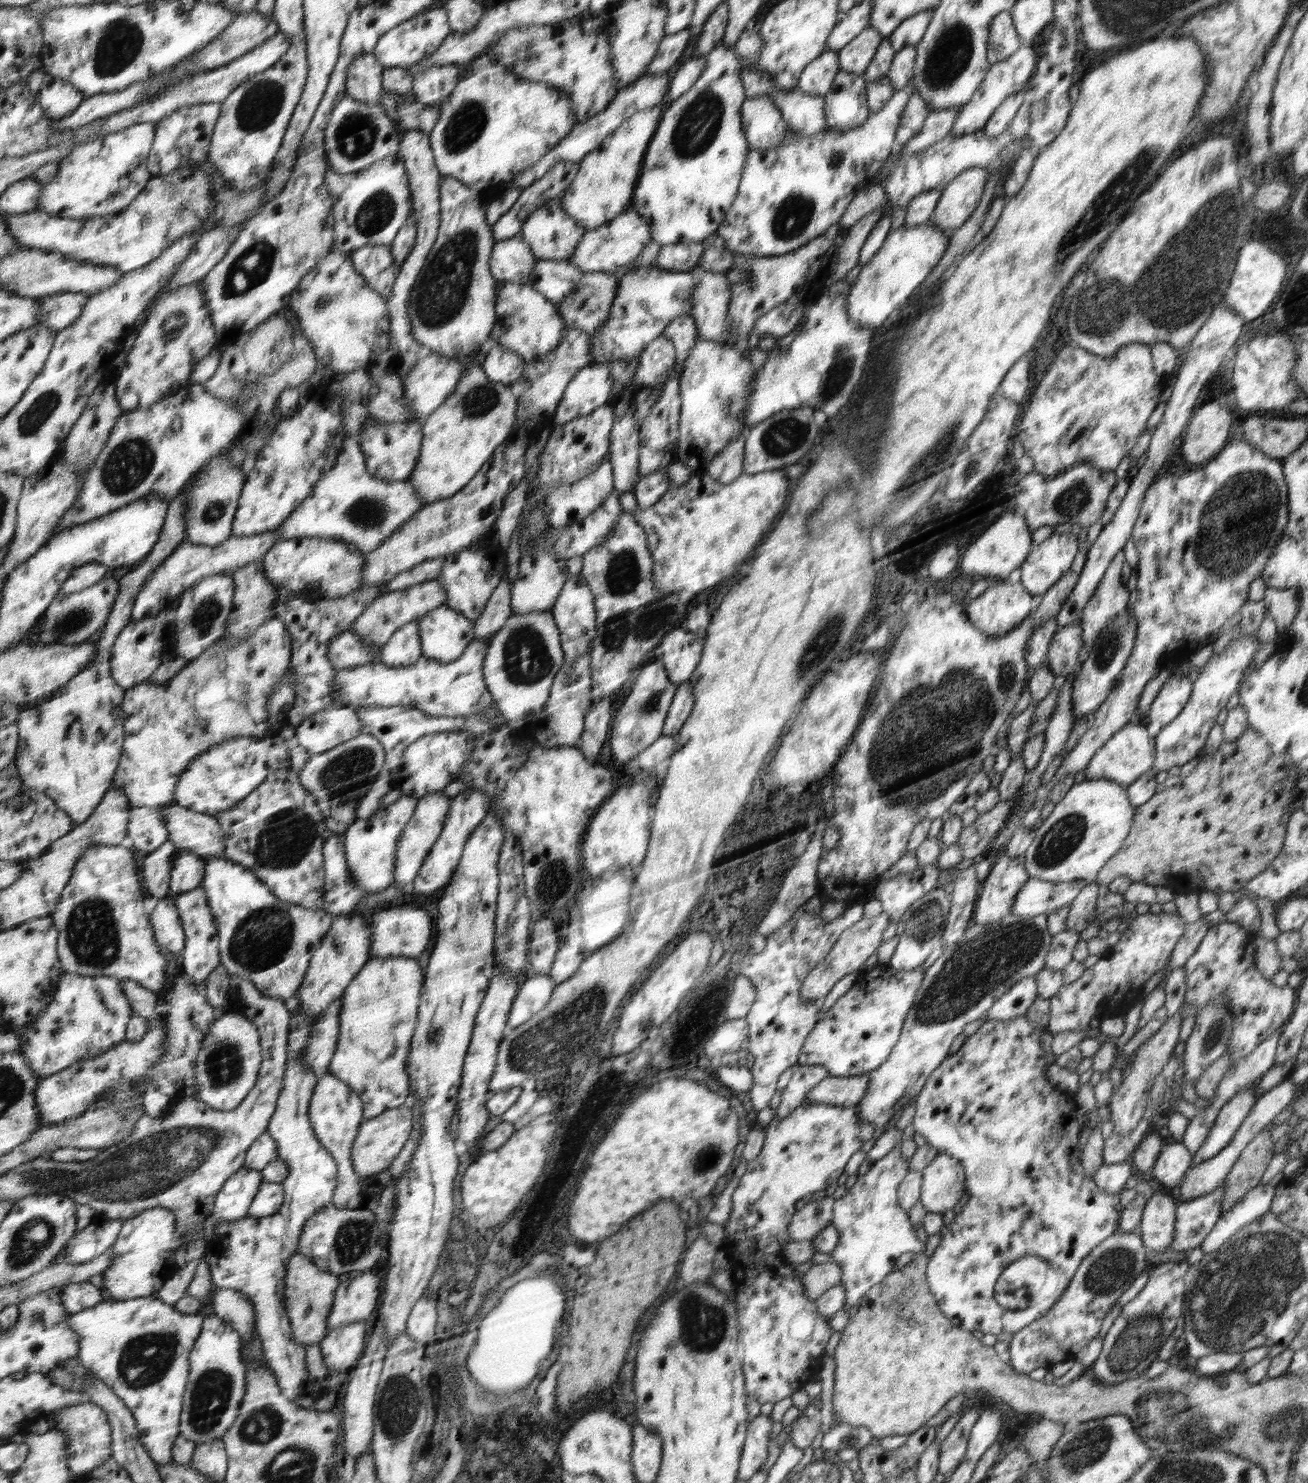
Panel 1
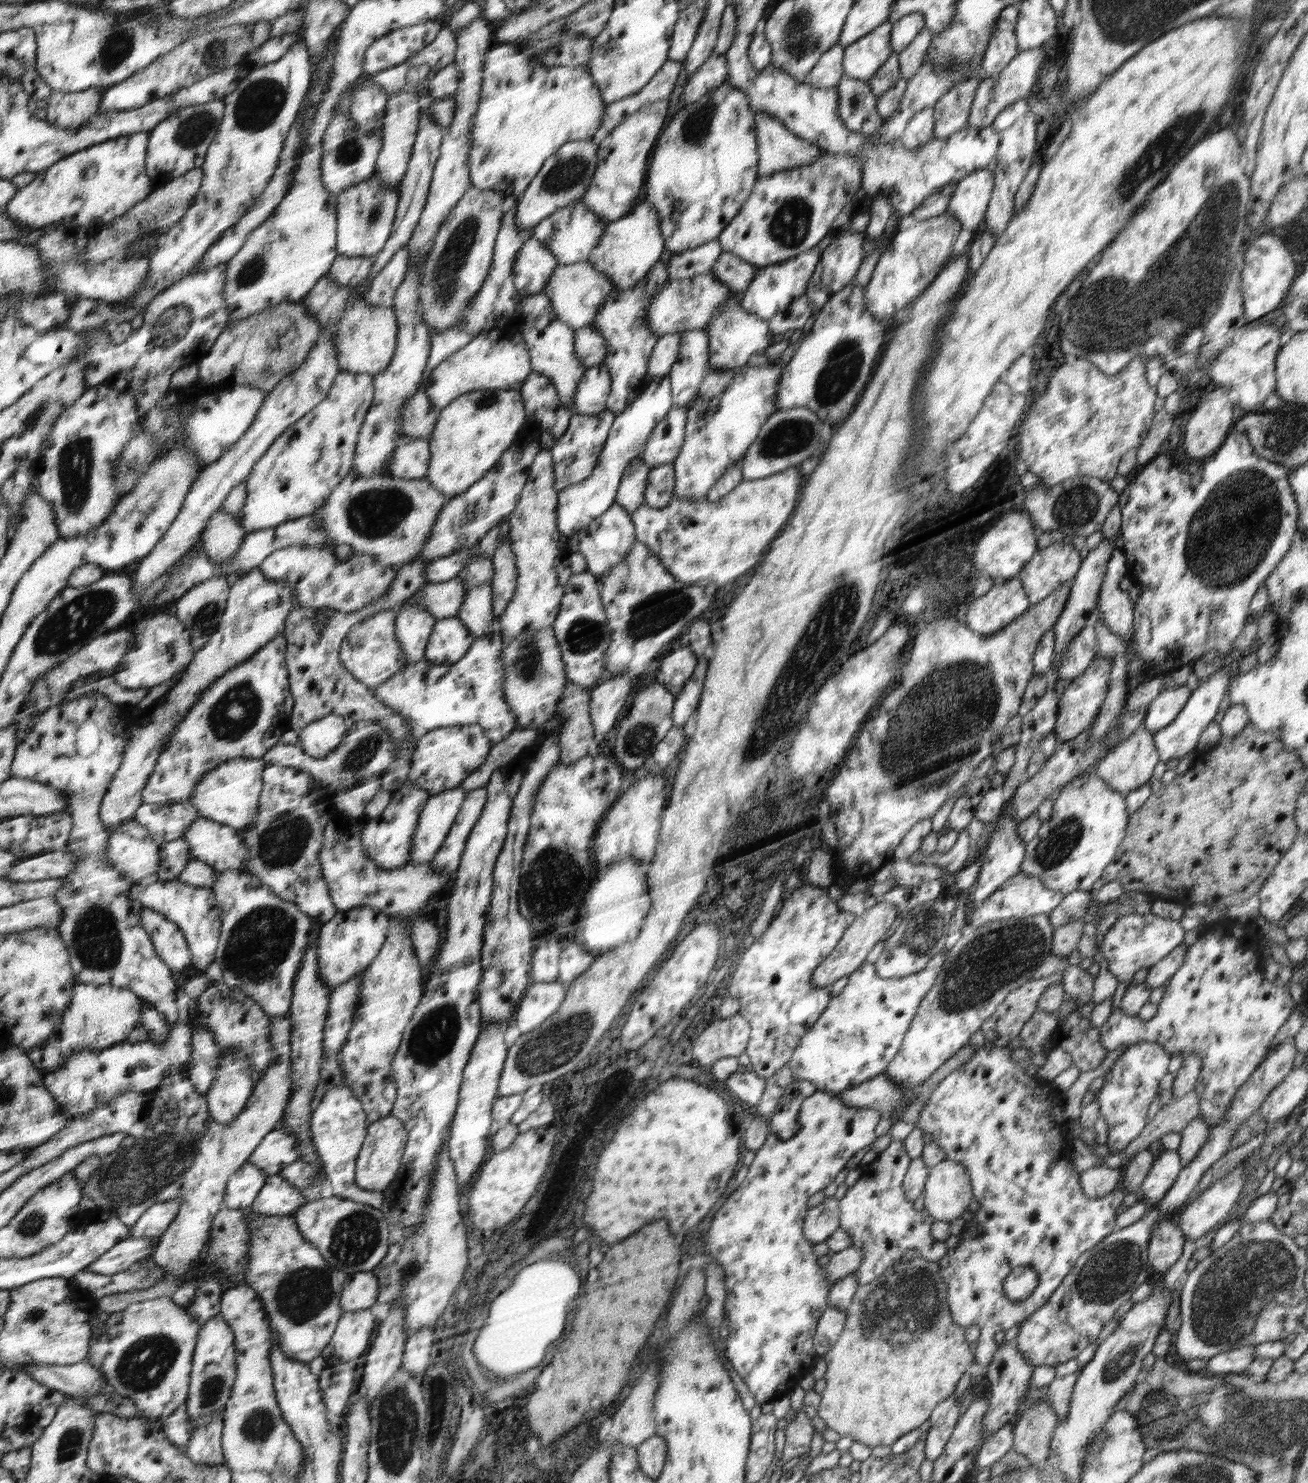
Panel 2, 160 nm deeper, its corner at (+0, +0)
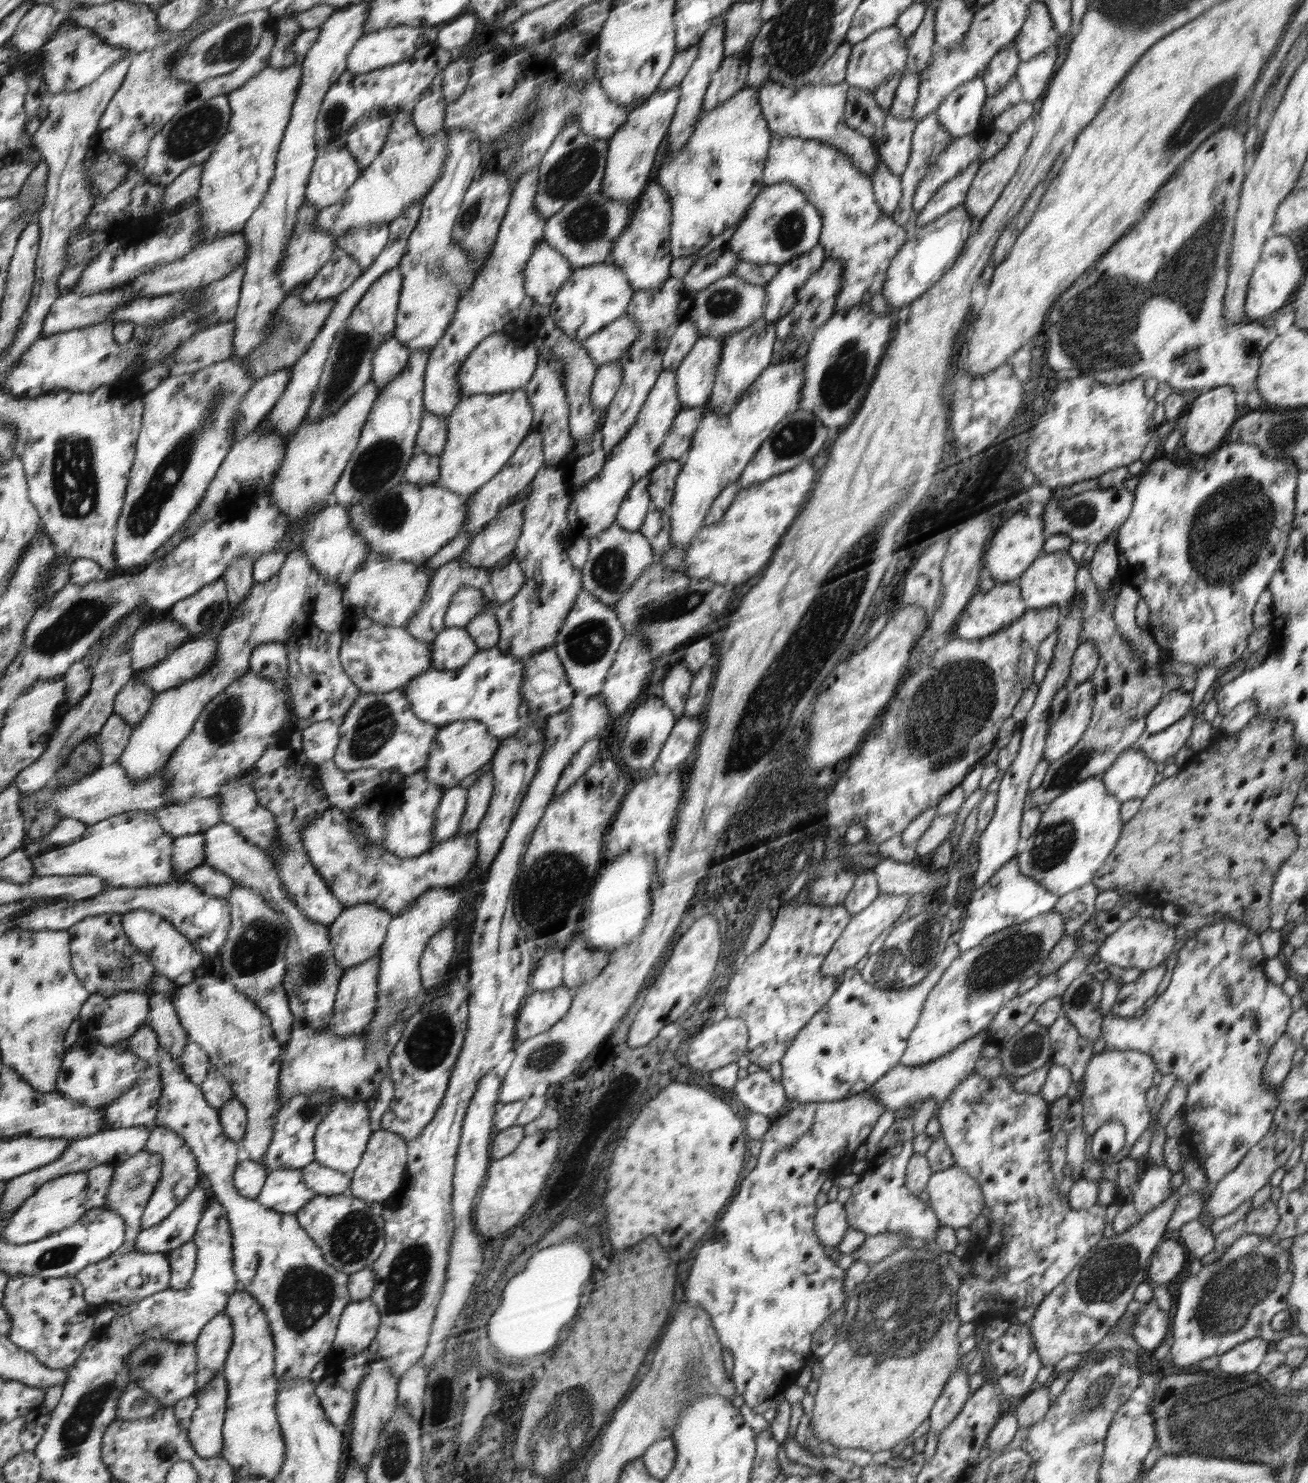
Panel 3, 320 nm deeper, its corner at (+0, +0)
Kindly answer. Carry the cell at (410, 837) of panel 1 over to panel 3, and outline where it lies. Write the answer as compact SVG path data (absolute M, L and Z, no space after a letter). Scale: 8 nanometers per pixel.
M459 784L444 791L435 812L433 846L458 833L469 800L469 789Z

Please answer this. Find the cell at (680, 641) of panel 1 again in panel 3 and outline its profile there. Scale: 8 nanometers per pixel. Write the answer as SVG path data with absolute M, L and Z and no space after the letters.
M684 661L674 665L662 681L663 692L661 699L666 706L673 710L673 715L678 721L683 717L684 705L688 699L693 674L687 669Z

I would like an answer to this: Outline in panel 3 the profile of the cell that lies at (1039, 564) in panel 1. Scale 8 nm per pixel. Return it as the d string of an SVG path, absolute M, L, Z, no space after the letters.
M1068 551L1041 554L1019 578L1021 595L1026 610L1058 606L1061 610L1067 607L1077 594L1075 576L1078 564L1074 562Z

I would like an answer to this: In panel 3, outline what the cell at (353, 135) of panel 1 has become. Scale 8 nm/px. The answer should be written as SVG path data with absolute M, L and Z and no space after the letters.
M346 142L342 146L331 144L317 153L317 160L314 161L312 168L312 176L310 176L309 184L305 188L305 202L311 204L316 211L323 211L328 206L340 201L363 172L359 170L357 158L354 158L345 146Z

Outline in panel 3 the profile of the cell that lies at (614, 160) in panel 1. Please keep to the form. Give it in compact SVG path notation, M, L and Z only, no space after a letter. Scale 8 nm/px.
M680 86L657 89L647 101L629 109L625 124L610 138L609 164L600 190L609 201L614 199L632 204L638 199L638 194L645 192L654 156L663 143L666 132L669 132L668 124L673 120L674 112L677 112L678 98L681 98Z

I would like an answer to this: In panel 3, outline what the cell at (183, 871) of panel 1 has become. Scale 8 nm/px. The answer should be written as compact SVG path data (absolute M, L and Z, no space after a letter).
M204 863L188 873L184 873L184 876L188 882L198 887L200 891L204 891L205 894L226 900L235 886L229 876Z

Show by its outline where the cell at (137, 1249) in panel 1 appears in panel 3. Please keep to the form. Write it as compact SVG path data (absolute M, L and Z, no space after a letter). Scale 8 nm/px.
M156 1126L152 1129L145 1150L164 1154L165 1164L162 1180L158 1182L158 1186L153 1190L152 1196L149 1198L148 1204L145 1206L144 1216L141 1217L142 1229L151 1227L152 1225L162 1222L197 1188L198 1181L201 1180L200 1172L198 1172L197 1160L192 1154L190 1147L178 1133L166 1127Z

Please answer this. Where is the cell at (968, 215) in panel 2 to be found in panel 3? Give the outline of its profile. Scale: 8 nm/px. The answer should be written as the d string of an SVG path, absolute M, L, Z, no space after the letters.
M1030 118L1026 122L1023 122L1014 132L1009 134L1006 146L998 154L985 160L980 165L971 187L967 192L966 199L963 202L965 209L971 214L970 216L974 218L977 216L984 217L987 212L990 212L990 209L995 205L995 202L1010 182L1010 179L1016 174L1020 161L1024 153L1029 149L1030 141L1035 132L1034 119Z

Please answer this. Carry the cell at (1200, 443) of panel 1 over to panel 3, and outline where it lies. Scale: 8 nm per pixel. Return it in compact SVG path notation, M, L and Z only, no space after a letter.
M1230 385L1217 386L1209 391L1201 392L1194 400L1193 406L1186 416L1186 432L1184 432L1184 446L1194 452L1209 456L1216 451L1229 435L1230 428L1236 422L1236 405L1240 397L1236 395Z

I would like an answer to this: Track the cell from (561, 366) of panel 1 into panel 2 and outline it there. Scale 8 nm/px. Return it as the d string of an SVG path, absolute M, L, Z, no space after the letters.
M592 326L575 331L575 353L586 369L600 365L607 356L607 344L600 331Z

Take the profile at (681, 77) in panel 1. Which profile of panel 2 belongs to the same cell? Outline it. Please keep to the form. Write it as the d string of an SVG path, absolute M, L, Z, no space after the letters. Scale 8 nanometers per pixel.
M710 54L706 63L698 69L698 78L683 86L682 98L685 103L700 100L705 94L711 94L721 84L728 83L728 64L724 55Z

